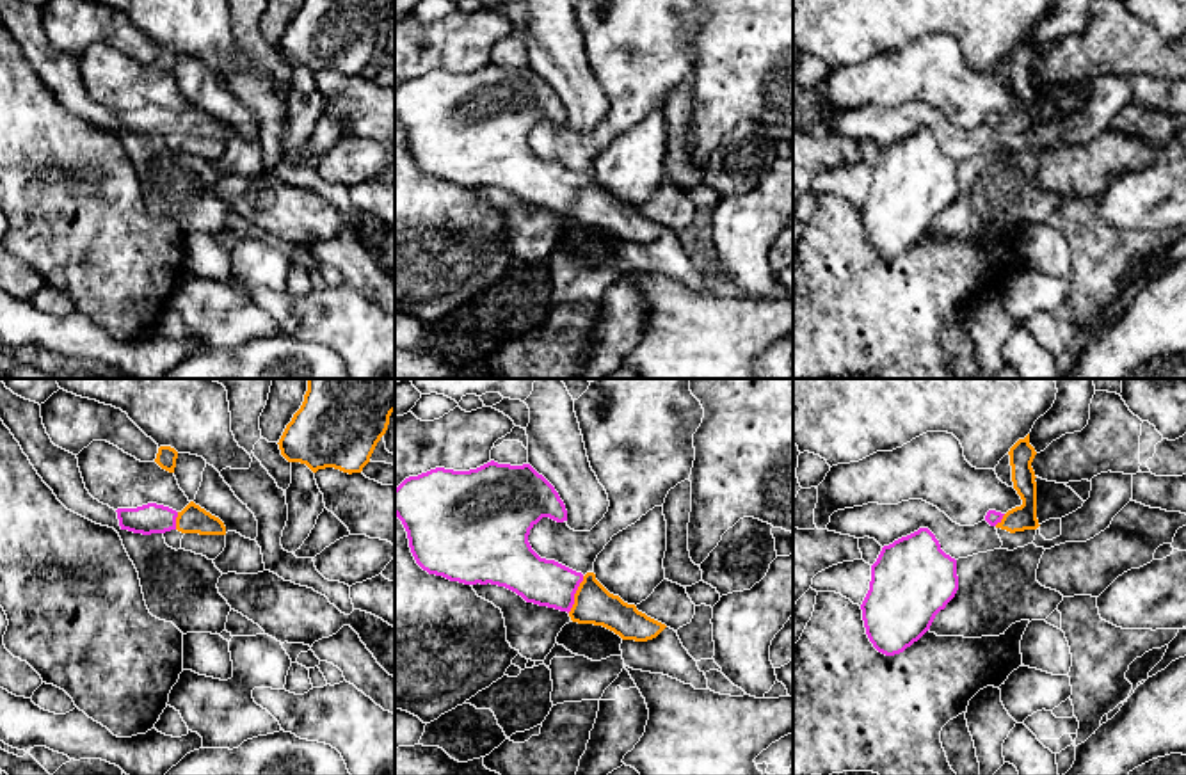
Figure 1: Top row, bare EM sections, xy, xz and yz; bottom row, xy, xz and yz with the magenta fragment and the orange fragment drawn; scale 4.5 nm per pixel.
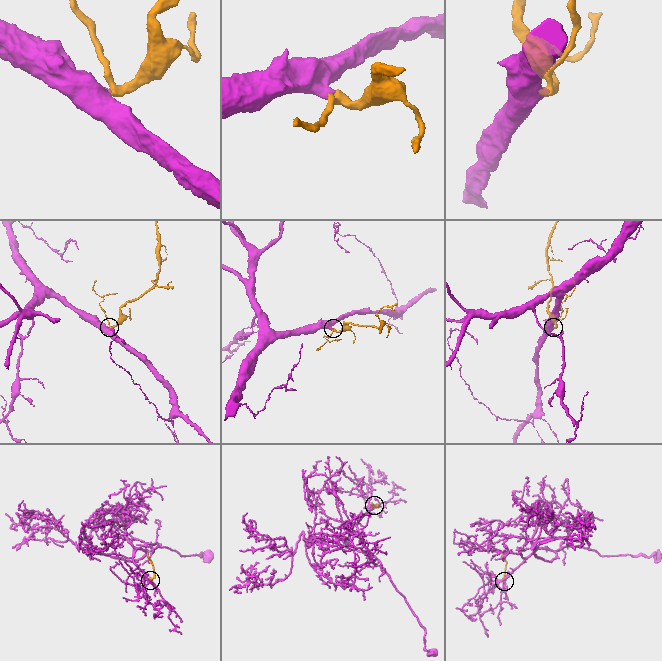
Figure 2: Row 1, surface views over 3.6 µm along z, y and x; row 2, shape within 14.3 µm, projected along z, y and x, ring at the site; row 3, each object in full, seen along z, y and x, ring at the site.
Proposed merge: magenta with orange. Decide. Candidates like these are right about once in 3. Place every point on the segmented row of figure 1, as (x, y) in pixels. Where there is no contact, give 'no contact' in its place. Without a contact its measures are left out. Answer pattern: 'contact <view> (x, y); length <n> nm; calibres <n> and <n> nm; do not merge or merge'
contact xz (575, 592); length 180 nm; calibres 220 and 180 nm; merge

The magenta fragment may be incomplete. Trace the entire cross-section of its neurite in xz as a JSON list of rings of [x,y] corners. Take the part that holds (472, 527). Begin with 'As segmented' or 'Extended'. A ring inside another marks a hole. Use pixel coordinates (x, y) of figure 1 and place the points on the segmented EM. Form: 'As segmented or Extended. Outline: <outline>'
Extended. Outline: [[[494,460],[469,471],[436,467],[405,478],[395,489],[395,515],[402,521],[416,563],[429,574],[464,585],[505,587],[526,603],[567,611],[573,622],[603,626],[622,640],[647,642],[667,626],[610,594],[594,572],[576,572],[541,558],[530,546],[530,530],[542,519],[567,521],[555,487],[530,464]]]

